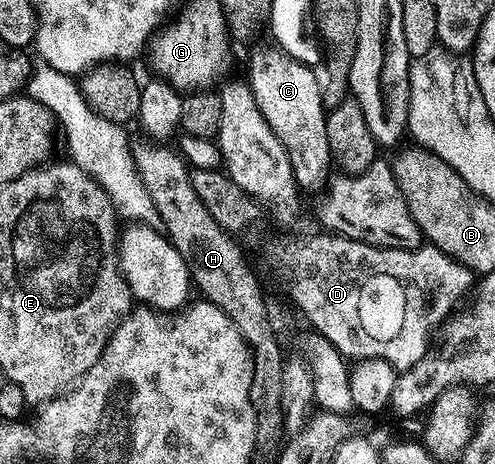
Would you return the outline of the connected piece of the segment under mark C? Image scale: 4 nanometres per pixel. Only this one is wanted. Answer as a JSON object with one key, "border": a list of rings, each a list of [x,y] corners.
{"border":[[[278,46],[255,48],[247,60],[245,79],[253,90],[253,98],[269,122],[269,130],[277,134],[289,162],[293,166],[295,183],[300,189],[322,189],[333,172],[329,138],[325,134],[327,112],[323,102],[321,80],[315,77],[316,69],[294,60]]]}

